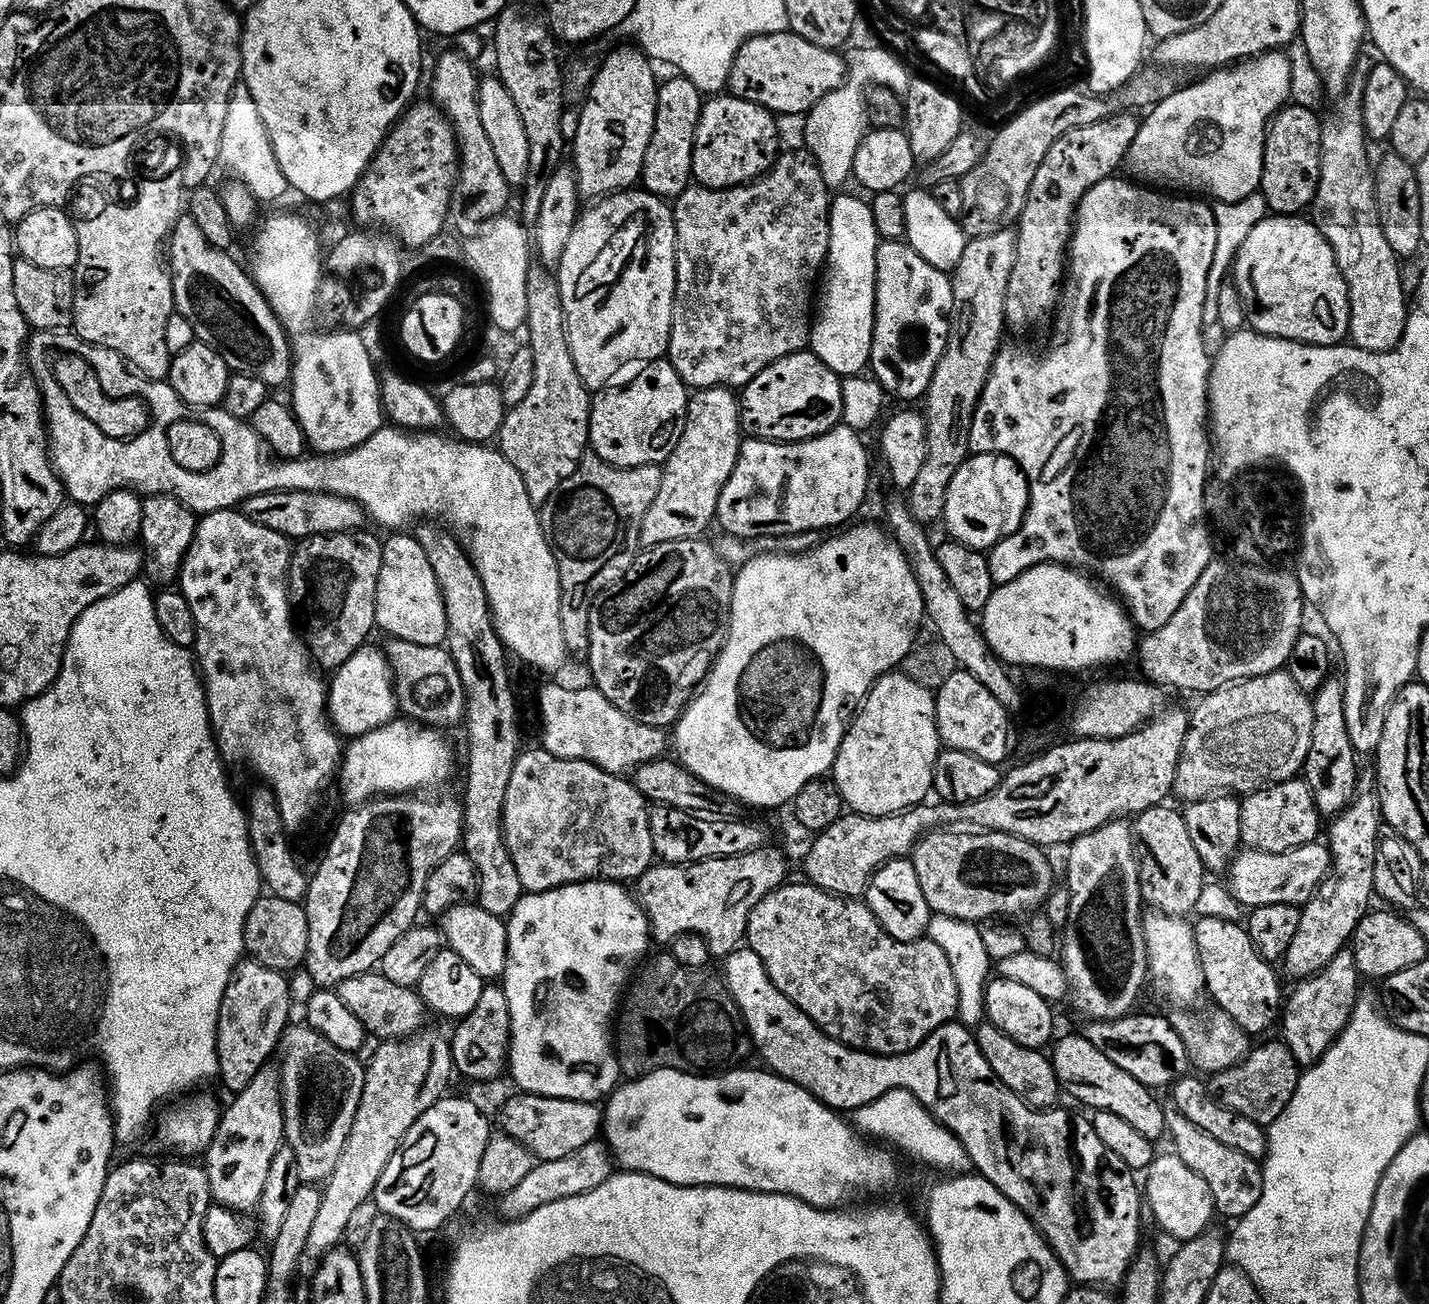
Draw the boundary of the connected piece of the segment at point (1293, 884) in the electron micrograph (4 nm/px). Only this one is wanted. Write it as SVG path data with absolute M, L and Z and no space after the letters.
M1323 843L1304 844L1284 853L1244 850L1231 864L1230 891L1245 909L1255 910L1275 904L1303 906L1332 871L1332 854Z

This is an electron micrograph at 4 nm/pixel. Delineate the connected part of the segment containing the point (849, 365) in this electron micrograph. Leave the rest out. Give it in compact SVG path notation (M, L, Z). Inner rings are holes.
M840 196L836 200L835 197L830 204L828 225L828 258L820 282L823 296L821 300L819 297L810 329L810 351L835 376L858 376L869 367L872 359L876 325L876 255L882 241L878 226L874 226L872 205L867 199Z

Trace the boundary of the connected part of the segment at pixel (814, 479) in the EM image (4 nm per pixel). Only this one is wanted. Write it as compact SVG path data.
M845 426L830 430L826 434L822 434L813 440L803 440L800 443L772 443L769 440L745 439L740 445L740 457L734 466L734 474L730 474L730 478L726 482L726 486L720 495L718 502L718 524L721 524L723 530L729 536L737 538L787 538L789 536L801 536L804 532L823 533L823 528L832 528L828 530L836 530L839 524L847 522L851 516L856 516L860 512L860 507L864 504L864 499L868 496L868 452L864 449L861 433L856 432Z

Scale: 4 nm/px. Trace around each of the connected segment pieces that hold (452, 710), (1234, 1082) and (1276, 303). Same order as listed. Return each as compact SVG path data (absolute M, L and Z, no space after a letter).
M396 640L392 645L387 645L386 651L388 659L392 662L399 707L403 711L405 708L409 717L425 720L434 726L456 724L459 720L461 723L465 719L468 696L464 693L458 666L447 647L431 648L418 646L414 642Z
M1276 1038L1269 1044L1257 1043L1245 1060L1224 1072L1215 1073L1211 1077L1210 1087L1212 1095L1219 1098L1227 1108L1261 1126L1267 1126L1275 1122L1282 1110L1286 1110L1301 1075L1301 1065L1297 1064L1290 1046L1283 1039Z
M1272 214L1254 226L1235 258L1234 288L1237 293L1248 288L1248 268L1252 271L1252 296L1256 299L1251 324L1255 331L1323 348L1349 339L1352 303L1348 297L1348 284L1330 242L1323 232L1310 224L1308 228L1304 218Z

